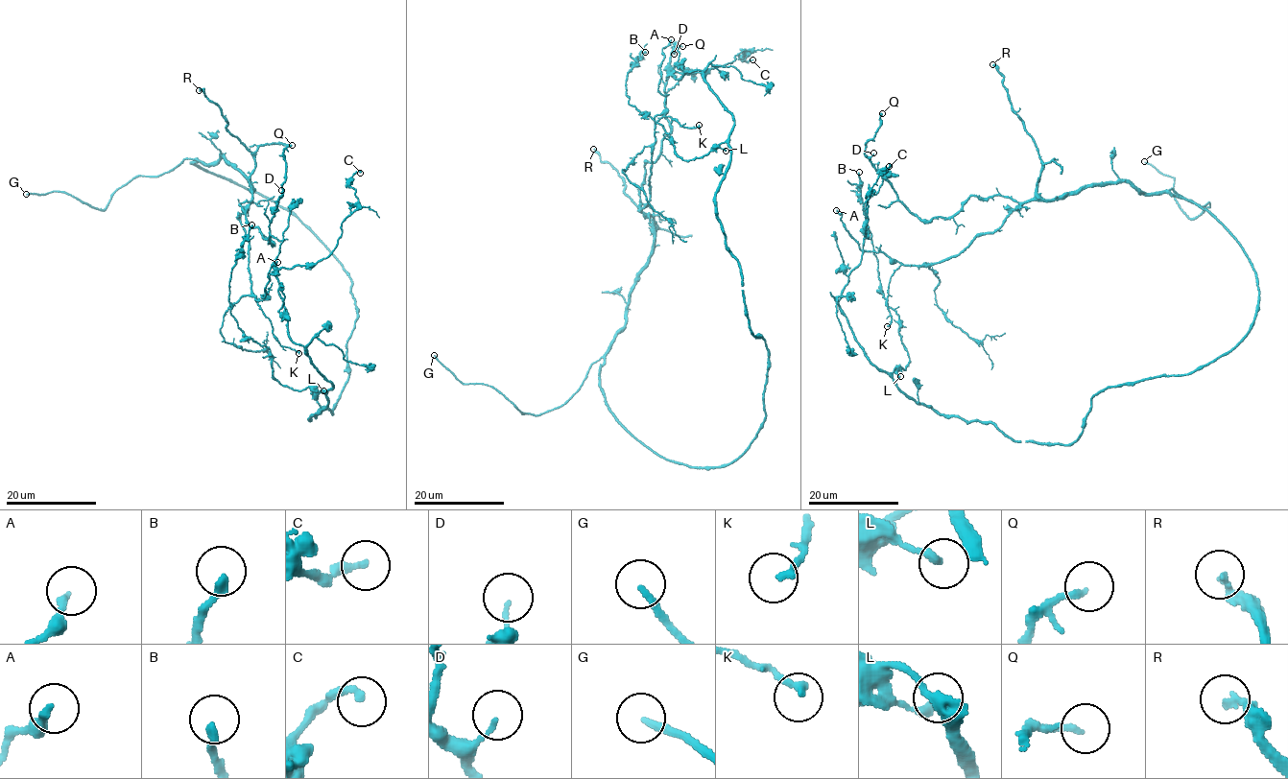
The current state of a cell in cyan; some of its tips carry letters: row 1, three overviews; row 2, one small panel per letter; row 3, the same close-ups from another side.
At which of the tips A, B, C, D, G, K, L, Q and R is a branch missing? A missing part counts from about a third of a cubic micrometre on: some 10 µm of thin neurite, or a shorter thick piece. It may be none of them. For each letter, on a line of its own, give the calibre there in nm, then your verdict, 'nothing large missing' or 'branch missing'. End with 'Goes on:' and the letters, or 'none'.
A: 190 nm thick; nothing large missing
B: 240 nm thick; nothing large missing
C: 220 nm thick; nothing large missing
D: 110 nm thick; nothing large missing
G: 200 nm thick; branch missing
K: 220 nm thick; nothing large missing
L: 240 nm thick; nothing large missing
Q: 160 nm thick; nothing large missing
R: 200 nm thick; nothing large missing
Goes on: G

